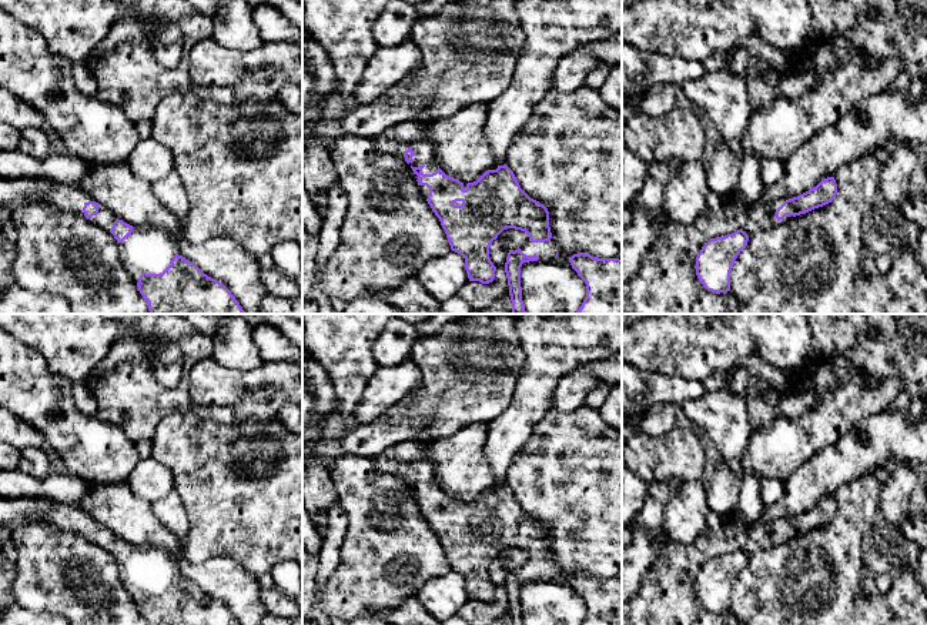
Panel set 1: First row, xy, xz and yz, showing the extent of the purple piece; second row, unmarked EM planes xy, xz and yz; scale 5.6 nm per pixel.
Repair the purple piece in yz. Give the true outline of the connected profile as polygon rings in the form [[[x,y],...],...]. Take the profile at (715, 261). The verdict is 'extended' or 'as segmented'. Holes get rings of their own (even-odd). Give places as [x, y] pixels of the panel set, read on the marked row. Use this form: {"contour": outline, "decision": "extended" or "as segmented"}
{"contour": [[[827,177],[797,197],[750,204],[746,224],[740,230],[724,237],[710,238],[702,247],[695,265],[699,281],[707,291],[716,294],[730,291],[730,271],[740,251],[746,248],[750,235],[823,207],[831,203],[836,194],[836,180]]], "decision": "extended"}

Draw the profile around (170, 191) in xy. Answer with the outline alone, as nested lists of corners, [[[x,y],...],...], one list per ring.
[[[173,171],[151,187],[157,200],[183,223],[188,214],[188,195],[178,174]]]

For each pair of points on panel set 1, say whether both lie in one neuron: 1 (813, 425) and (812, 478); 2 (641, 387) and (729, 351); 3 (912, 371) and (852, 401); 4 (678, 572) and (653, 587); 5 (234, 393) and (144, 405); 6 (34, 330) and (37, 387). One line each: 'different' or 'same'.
1: different
2: different
3: different
4: same
5: different
6: different

